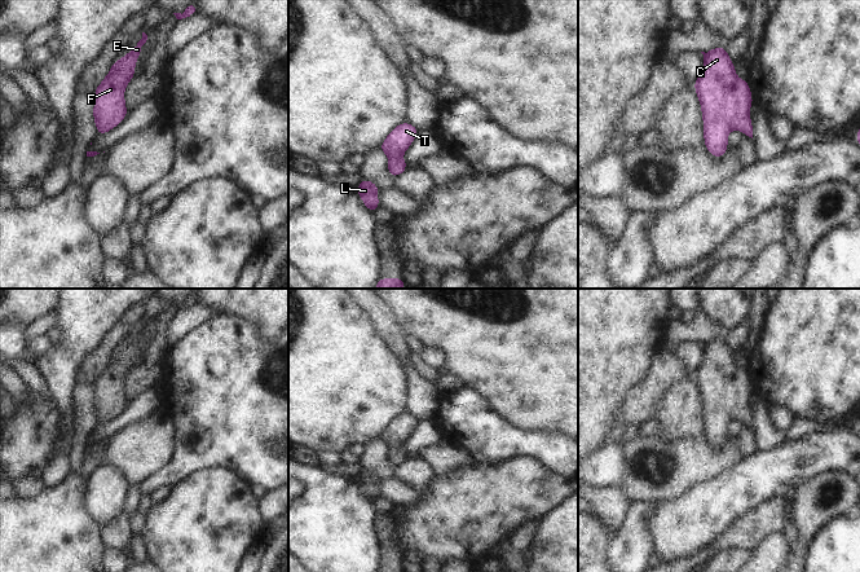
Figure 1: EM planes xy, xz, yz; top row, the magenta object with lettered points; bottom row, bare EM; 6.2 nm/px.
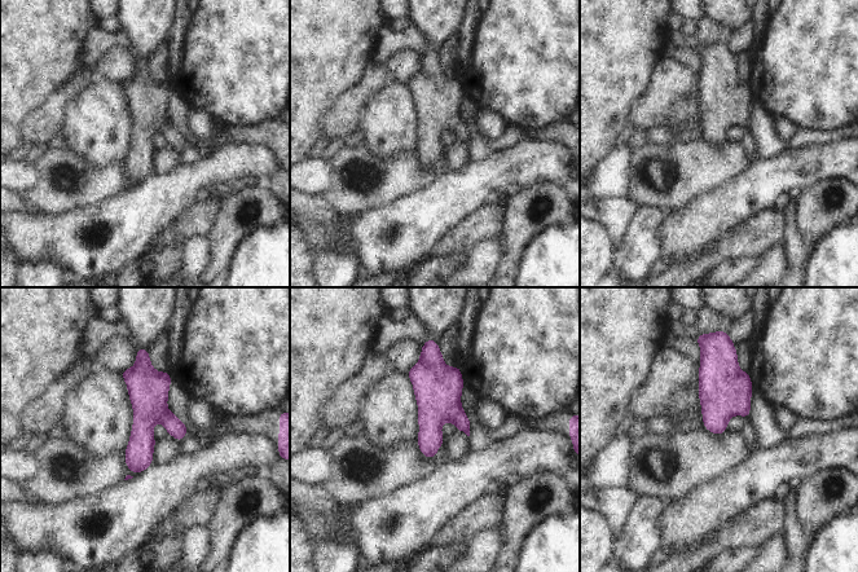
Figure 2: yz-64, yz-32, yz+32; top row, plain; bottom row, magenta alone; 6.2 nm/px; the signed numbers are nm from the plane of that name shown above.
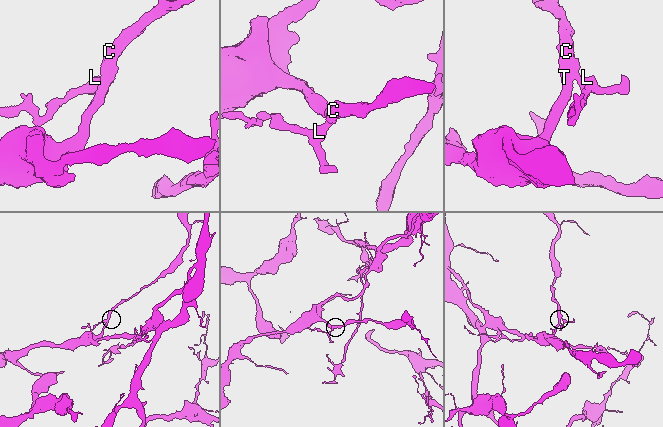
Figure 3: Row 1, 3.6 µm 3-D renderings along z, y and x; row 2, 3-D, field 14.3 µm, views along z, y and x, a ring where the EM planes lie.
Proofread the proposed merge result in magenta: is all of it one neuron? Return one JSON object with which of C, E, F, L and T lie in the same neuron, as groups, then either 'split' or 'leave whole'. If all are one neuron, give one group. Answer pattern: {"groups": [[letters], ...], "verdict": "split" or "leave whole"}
{"groups": [["C", "E", "F", "L", "T"]], "verdict": "leave whole"}

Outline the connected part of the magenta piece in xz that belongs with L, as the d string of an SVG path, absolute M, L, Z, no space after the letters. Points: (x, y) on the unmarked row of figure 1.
M362 468L361 474L357 476L357 481L361 489L365 492L365 496L370 501L376 501L379 498L379 489L376 483L380 478L378 478L374 472Z

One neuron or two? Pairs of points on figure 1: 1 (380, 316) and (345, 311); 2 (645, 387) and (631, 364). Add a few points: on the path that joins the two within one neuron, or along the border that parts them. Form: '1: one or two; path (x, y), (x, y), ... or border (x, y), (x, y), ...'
1: two; border (354, 302), (370, 318)
2: two; border (656, 353), (648, 373), (626, 394), (622, 404)

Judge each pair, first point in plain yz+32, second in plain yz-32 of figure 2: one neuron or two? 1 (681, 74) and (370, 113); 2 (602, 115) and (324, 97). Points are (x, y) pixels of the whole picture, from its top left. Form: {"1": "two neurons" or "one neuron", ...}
{"1": "two neurons", "2": "one neuron"}

